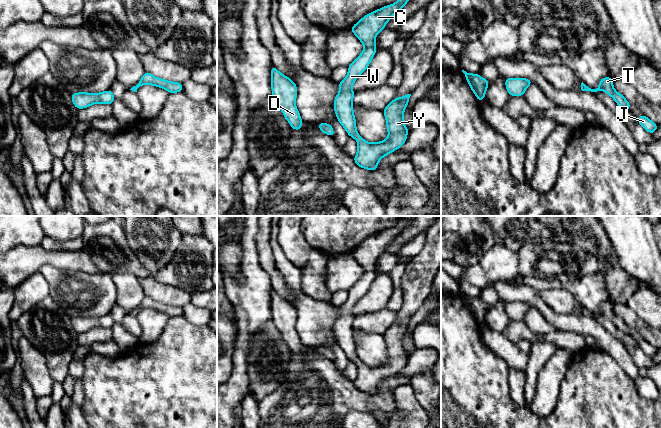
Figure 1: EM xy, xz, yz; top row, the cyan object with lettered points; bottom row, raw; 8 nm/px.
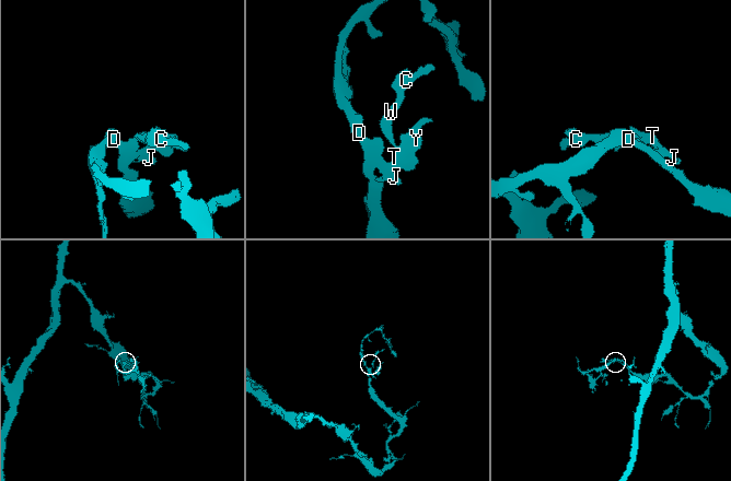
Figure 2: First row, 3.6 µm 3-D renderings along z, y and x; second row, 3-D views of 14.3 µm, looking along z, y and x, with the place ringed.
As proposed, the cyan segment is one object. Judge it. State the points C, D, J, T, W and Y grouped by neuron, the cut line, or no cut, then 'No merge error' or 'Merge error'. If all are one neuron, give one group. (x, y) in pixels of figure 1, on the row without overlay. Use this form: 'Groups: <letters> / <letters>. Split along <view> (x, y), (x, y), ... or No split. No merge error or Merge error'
Groups: C D J T W Y. No split. No merge error

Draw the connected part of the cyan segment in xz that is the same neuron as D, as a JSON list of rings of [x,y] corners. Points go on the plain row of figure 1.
[[[276,291],[271,292],[272,320],[280,331],[284,341],[294,354],[302,352],[302,343],[295,329],[297,310],[287,300],[281,298]]]

